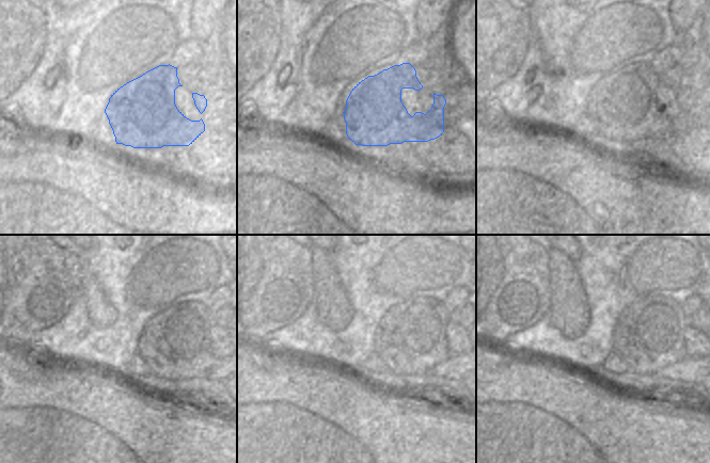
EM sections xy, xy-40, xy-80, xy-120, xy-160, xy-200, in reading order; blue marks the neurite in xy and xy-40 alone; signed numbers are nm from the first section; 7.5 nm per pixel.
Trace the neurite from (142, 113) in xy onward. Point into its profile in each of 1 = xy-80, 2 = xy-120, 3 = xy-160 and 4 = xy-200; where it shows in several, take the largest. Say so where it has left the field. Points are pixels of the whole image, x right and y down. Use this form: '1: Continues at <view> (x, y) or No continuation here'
1: Continues at xy-80 (630, 105)
2: Continues at xy-120 (174, 344)
3: Continues at xy-160 (410, 338)
4: Continues at xy-200 (648, 335)

